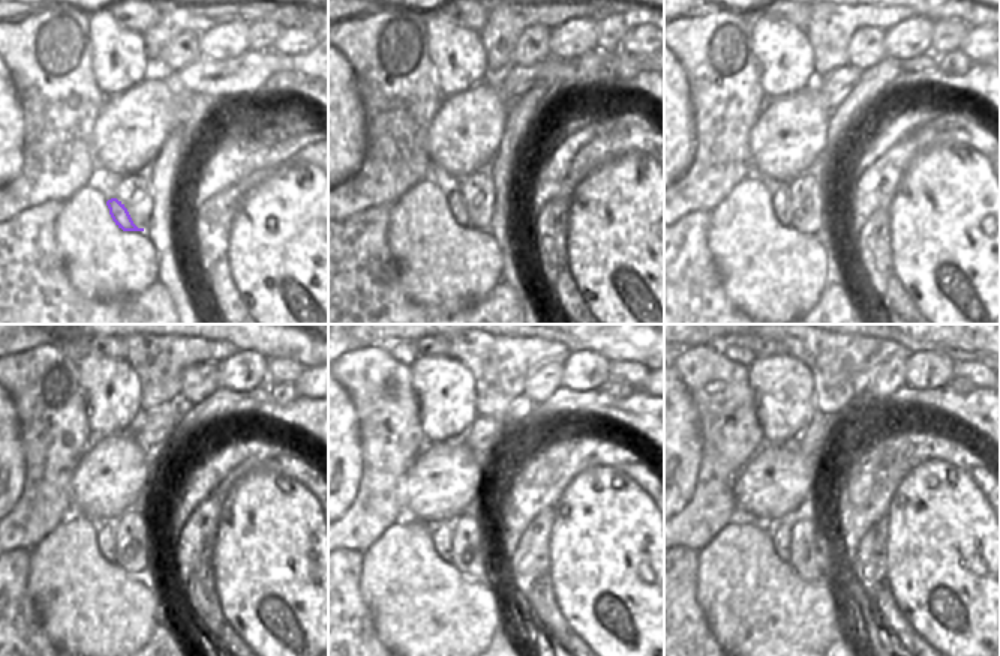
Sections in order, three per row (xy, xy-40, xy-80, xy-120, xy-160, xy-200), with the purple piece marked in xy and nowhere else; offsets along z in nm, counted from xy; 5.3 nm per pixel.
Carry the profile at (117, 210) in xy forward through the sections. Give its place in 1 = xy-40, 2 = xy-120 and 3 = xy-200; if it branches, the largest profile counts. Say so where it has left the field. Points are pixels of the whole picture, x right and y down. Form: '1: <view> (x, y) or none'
1: xy-40 (455, 201)
2: xy-120 (105, 532)
3: xy-200 (780, 532)

